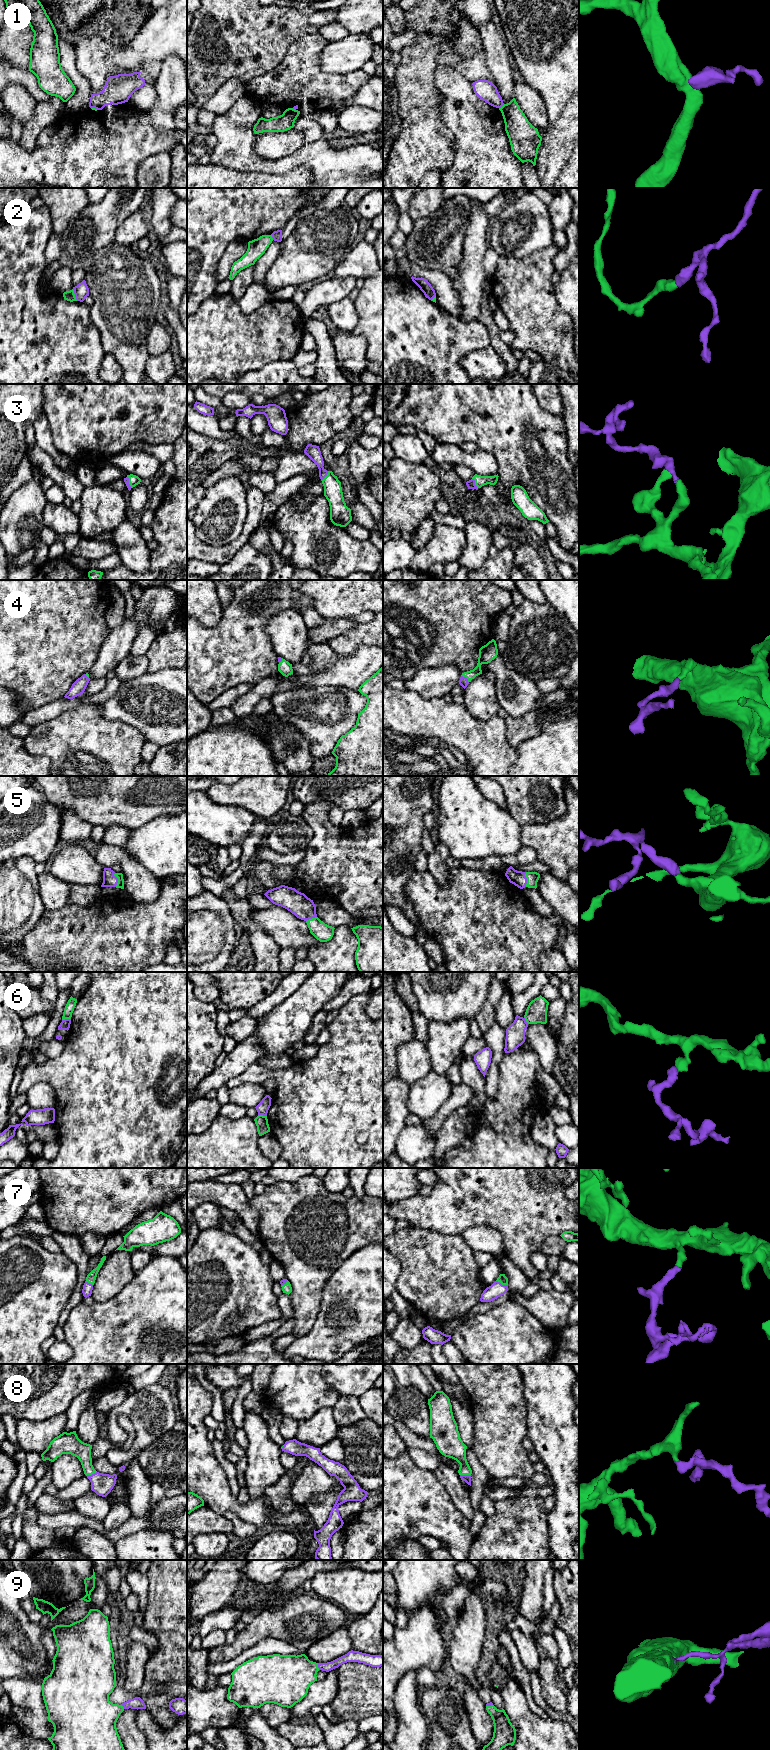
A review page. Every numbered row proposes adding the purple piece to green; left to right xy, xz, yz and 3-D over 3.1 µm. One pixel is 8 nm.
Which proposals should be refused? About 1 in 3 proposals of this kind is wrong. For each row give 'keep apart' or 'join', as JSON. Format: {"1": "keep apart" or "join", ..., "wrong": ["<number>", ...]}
{"1": "keep apart", "2": "keep apart", "3": "join", "4": "join", "5": "join", "6": "keep apart", "7": "join", "8": "join", "9": "join", "wrong": ["1", "2", "6"]}

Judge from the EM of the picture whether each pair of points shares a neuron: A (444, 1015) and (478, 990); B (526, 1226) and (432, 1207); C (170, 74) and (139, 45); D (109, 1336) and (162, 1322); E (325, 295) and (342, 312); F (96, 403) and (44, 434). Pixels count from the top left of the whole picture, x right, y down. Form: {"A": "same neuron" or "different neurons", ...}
{"A": "same neuron", "B": "same neuron", "C": "different neurons", "D": "same neuron", "E": "different neurons", "F": "different neurons"}

